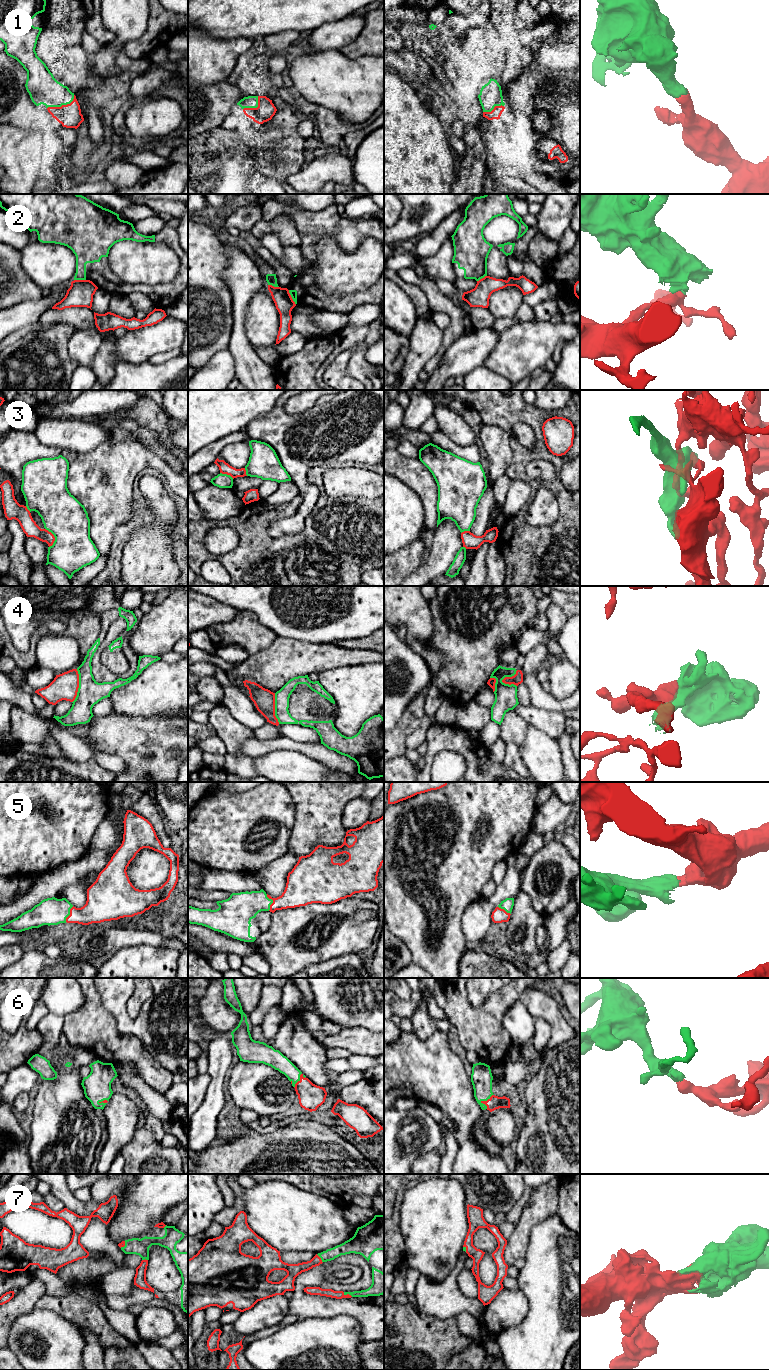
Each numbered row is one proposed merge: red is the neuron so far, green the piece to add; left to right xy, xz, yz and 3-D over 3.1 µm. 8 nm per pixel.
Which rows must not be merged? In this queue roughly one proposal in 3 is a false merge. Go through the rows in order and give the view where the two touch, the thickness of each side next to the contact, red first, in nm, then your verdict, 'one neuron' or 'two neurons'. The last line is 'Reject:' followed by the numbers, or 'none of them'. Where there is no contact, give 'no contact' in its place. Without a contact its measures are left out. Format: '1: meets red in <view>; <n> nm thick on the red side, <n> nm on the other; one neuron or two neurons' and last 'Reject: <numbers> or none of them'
1: meets red in xy; 180 nm thick on the red side, 240 nm on the other; one neuron
2: meets red in xz; 150 nm thick on the red side, 60 nm on the other; two neurons
3: meets red in xy; 120 nm thick on the red side, 340 nm on the other; two neurons
4: meets red in xy; 220 nm thick on the red side, 200 nm on the other; two neurons
5: meets red in xz; 260 nm thick on the red side, 240 nm on the other; one neuron
6: meets red in yz; 110 nm thick on the red side, 170 nm on the other; one neuron
7: meets red in xz; 70 nm thick on the red side, 130 nm on the other; one neuron
Reject: 2, 3, 4

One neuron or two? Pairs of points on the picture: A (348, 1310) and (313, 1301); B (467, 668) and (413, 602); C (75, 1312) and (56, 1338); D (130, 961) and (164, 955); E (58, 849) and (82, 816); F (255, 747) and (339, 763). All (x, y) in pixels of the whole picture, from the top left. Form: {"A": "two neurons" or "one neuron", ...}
{"A": "one neuron", "B": "two neurons", "C": "two neurons", "D": "one neuron", "E": "one neuron", "F": "one neuron"}

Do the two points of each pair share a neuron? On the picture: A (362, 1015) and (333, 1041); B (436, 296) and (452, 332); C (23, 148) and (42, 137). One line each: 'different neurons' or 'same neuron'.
A: different neurons
B: same neuron
C: same neuron

